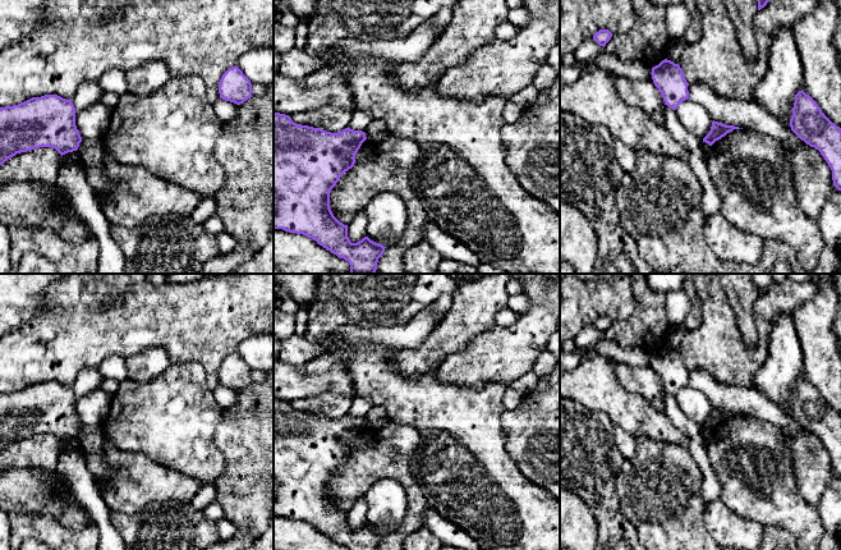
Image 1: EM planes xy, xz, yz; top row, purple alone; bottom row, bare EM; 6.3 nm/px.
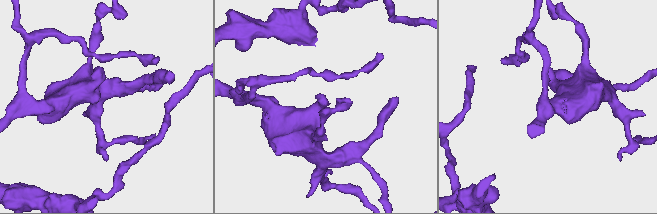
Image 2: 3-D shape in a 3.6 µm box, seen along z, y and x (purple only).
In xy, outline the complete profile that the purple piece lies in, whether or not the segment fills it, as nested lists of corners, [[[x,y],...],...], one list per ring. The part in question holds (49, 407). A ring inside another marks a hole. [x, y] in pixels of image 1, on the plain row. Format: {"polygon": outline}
{"polygon": [[[58,381],[32,384],[0,394],[0,452],[20,439],[52,434],[61,443],[77,437],[82,423],[72,386]]]}

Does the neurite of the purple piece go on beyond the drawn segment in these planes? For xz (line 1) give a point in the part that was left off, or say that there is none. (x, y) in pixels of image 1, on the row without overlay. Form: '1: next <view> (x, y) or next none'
1: next none

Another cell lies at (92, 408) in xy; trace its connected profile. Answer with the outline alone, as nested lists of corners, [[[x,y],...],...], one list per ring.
[[[98,385],[89,394],[75,399],[75,412],[82,426],[102,426],[112,397]]]

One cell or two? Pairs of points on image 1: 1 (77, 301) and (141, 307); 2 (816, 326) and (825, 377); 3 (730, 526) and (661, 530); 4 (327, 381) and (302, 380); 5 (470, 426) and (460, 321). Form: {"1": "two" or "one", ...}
{"1": "one", "2": "one", "3": "two", "4": "one", "5": "two"}

